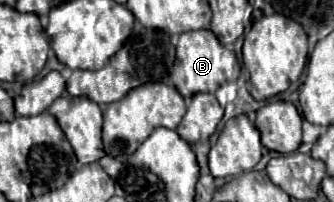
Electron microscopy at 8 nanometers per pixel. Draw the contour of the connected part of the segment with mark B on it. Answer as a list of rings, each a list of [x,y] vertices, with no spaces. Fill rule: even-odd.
[[[210,29],[186,31],[180,35],[180,41],[176,45],[176,61],[170,77],[174,87],[184,99],[190,99],[196,93],[216,93],[216,89],[222,83],[236,81],[238,75],[240,75],[240,63],[236,55],[230,49],[222,47]]]

